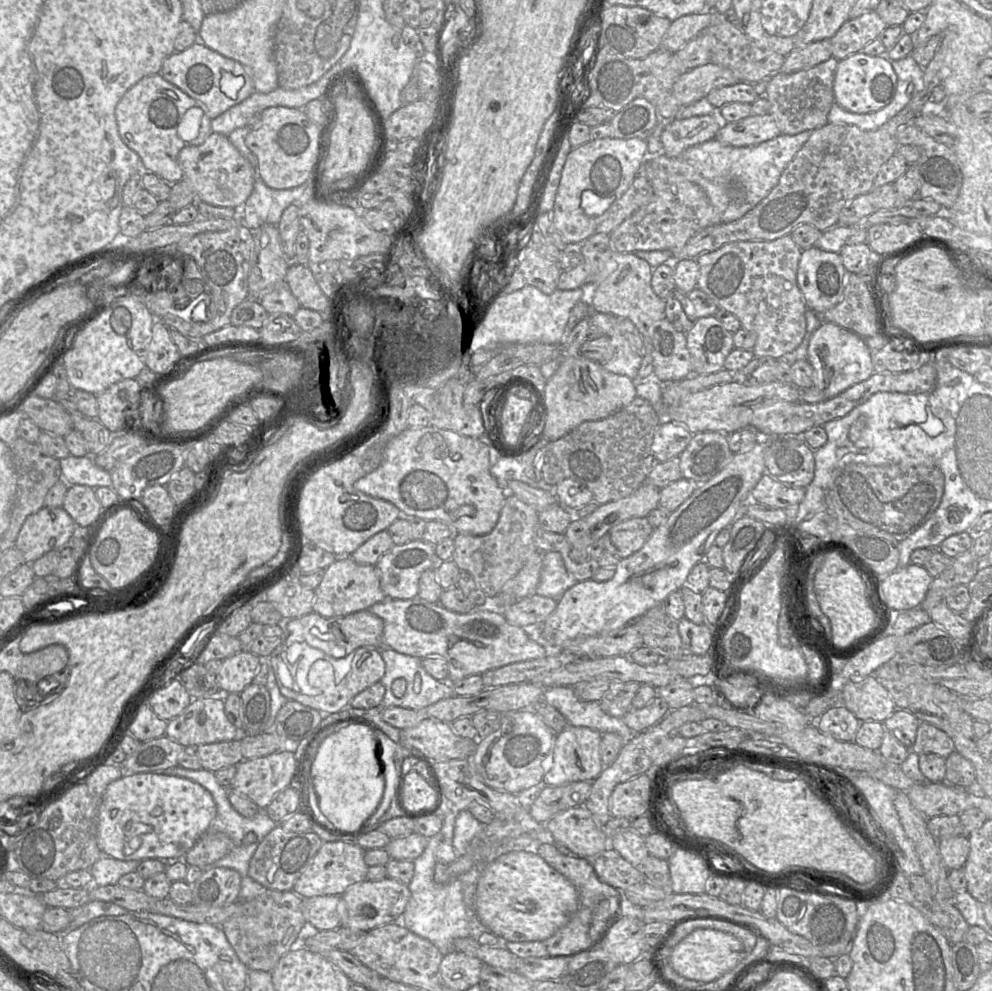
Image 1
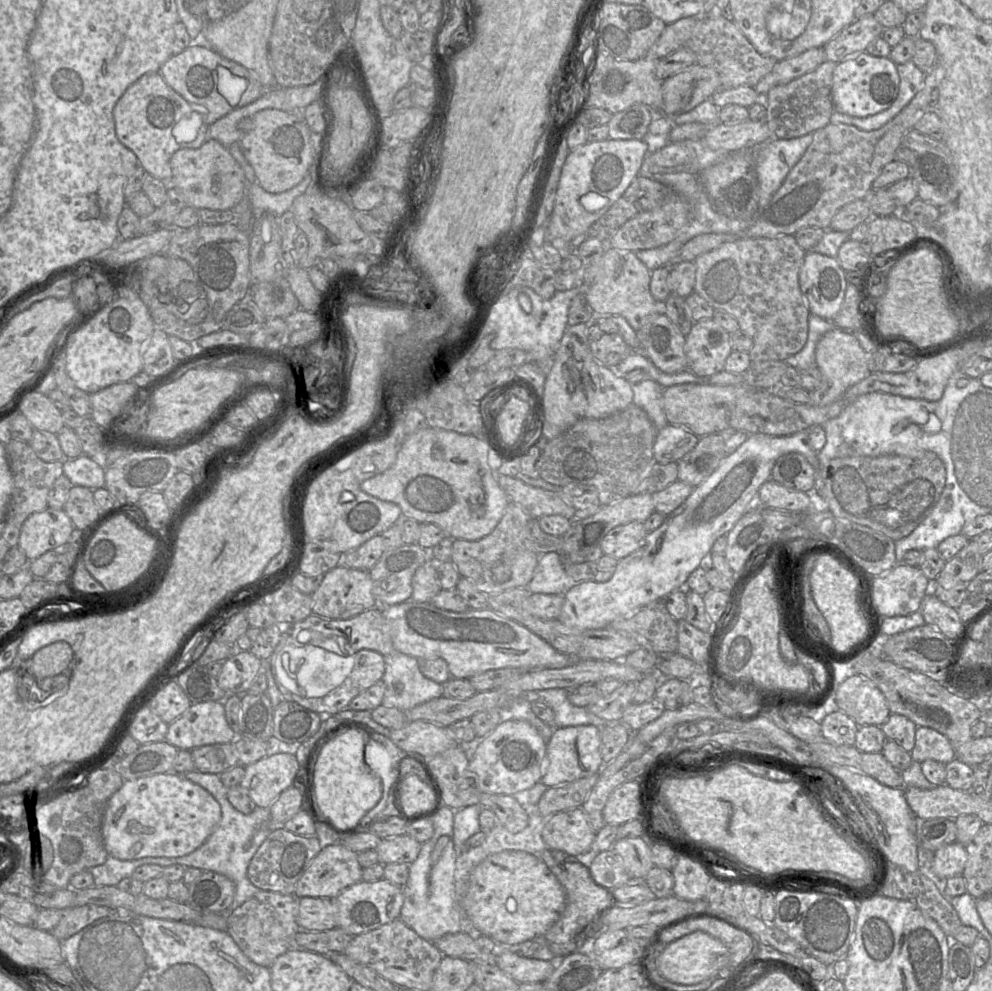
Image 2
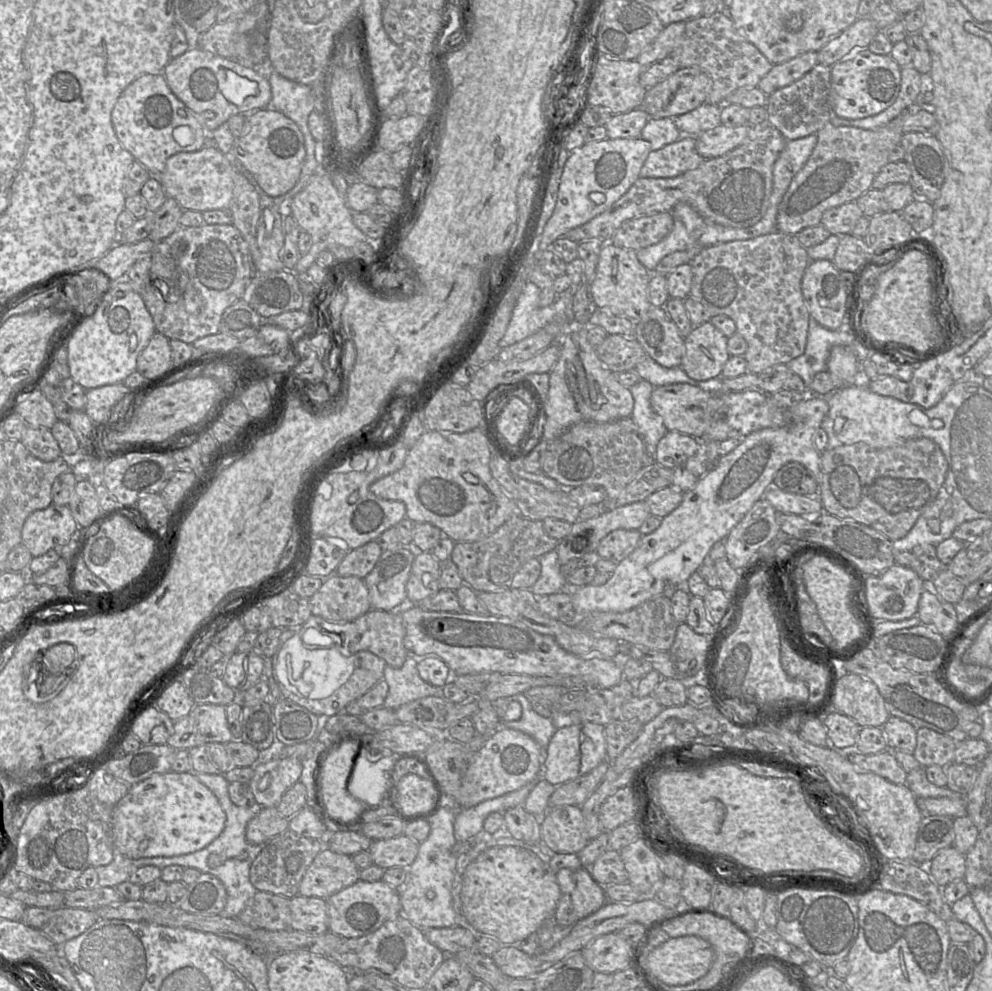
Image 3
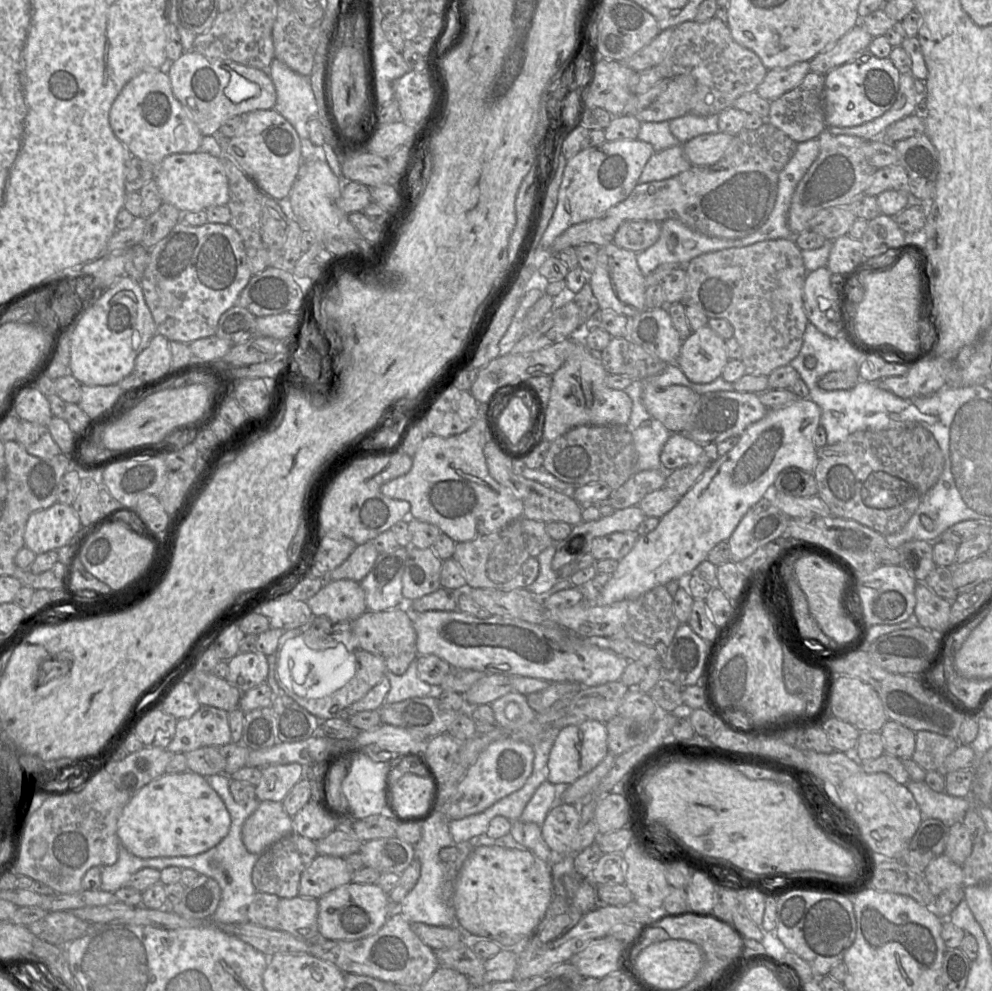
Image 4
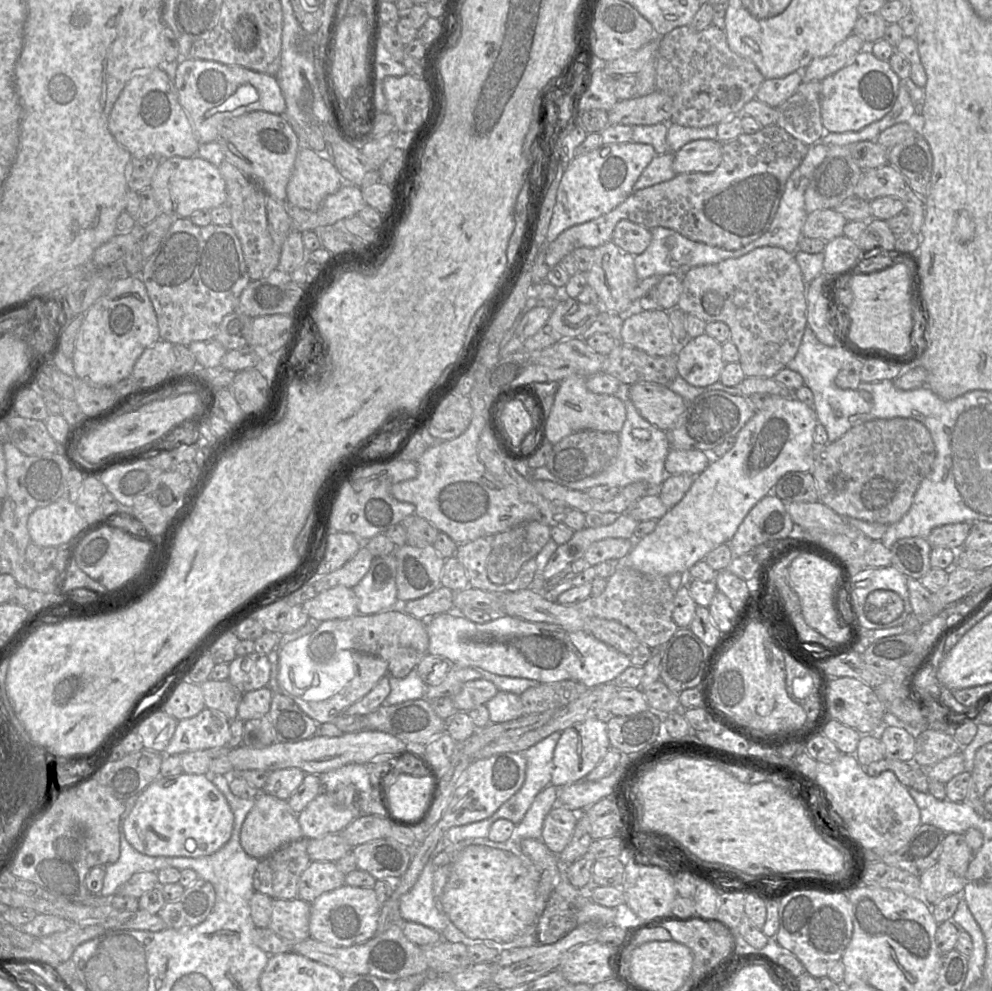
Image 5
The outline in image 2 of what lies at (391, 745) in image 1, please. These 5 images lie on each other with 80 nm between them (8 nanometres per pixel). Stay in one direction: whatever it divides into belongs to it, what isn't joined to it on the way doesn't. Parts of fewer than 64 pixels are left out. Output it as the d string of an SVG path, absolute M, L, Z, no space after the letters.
M374 731L367 740L364 761L381 782L382 794L378 803L359 821L359 824L362 824L359 832L368 831L369 824L371 824L373 818L385 808L388 802L387 793L395 778L396 762L405 753L407 752L397 747L390 738Z

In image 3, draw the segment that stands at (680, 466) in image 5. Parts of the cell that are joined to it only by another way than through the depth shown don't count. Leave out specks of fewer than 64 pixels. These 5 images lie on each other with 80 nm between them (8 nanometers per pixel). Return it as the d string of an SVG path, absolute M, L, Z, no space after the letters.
M667 431L659 441L654 457L658 464L674 469L693 456L700 446L700 440L678 431Z

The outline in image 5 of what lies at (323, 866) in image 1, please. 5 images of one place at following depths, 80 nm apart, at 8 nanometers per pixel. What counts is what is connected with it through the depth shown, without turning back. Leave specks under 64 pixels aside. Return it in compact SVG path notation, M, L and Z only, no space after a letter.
M311 861L300 876L297 897L311 904L321 894L337 889L343 885L345 885L345 874L337 868L335 862Z

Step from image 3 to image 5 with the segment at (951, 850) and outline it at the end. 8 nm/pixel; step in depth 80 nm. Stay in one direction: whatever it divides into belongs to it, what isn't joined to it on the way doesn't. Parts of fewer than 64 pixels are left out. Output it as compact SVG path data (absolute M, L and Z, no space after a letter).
M936 862L919 877L925 894L925 901L933 906L944 898L961 894L966 880L950 871L943 864Z

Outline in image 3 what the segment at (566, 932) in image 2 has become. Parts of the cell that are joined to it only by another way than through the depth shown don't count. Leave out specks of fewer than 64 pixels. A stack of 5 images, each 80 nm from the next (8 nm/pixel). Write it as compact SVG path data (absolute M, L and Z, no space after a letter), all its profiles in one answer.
M562 868L557 872L556 878L561 897L554 920L560 926L572 927L608 901L604 886L593 878L589 868Z

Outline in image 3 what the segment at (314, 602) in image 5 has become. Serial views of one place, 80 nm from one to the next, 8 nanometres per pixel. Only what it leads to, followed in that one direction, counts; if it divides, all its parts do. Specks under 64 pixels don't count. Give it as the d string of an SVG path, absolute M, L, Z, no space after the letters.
M336 573L324 579L309 602L313 615L332 622L353 622L372 609L364 580Z

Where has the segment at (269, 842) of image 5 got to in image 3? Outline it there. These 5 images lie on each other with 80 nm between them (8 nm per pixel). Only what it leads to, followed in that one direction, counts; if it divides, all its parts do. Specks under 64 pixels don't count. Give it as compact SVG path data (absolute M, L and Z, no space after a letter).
M263 807L246 826L246 840L250 844L264 845L276 835L288 829L289 819L276 807Z

